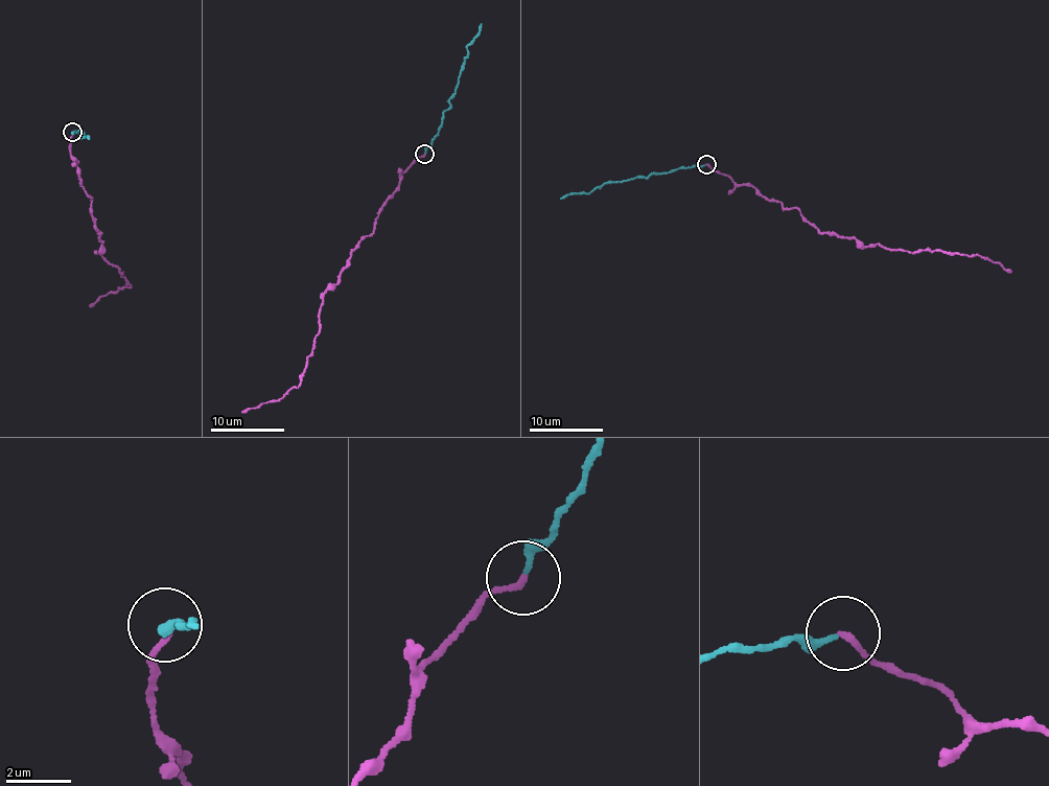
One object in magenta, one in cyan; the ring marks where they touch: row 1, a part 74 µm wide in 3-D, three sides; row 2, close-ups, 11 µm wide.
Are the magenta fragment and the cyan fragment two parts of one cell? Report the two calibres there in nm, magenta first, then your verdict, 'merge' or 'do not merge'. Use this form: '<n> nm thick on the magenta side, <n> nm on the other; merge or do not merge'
180 nm thick on the magenta side, 240 nm on the other; merge

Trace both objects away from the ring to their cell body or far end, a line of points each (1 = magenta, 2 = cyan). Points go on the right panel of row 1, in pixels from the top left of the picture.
1: (706, 164), (738, 184), (749, 183), (784, 208), (794, 207), (821, 232), (863, 246), (980, 256), (1011, 271)
2: (705, 164), (608, 181), (587, 193), (574, 192), (560, 199)

